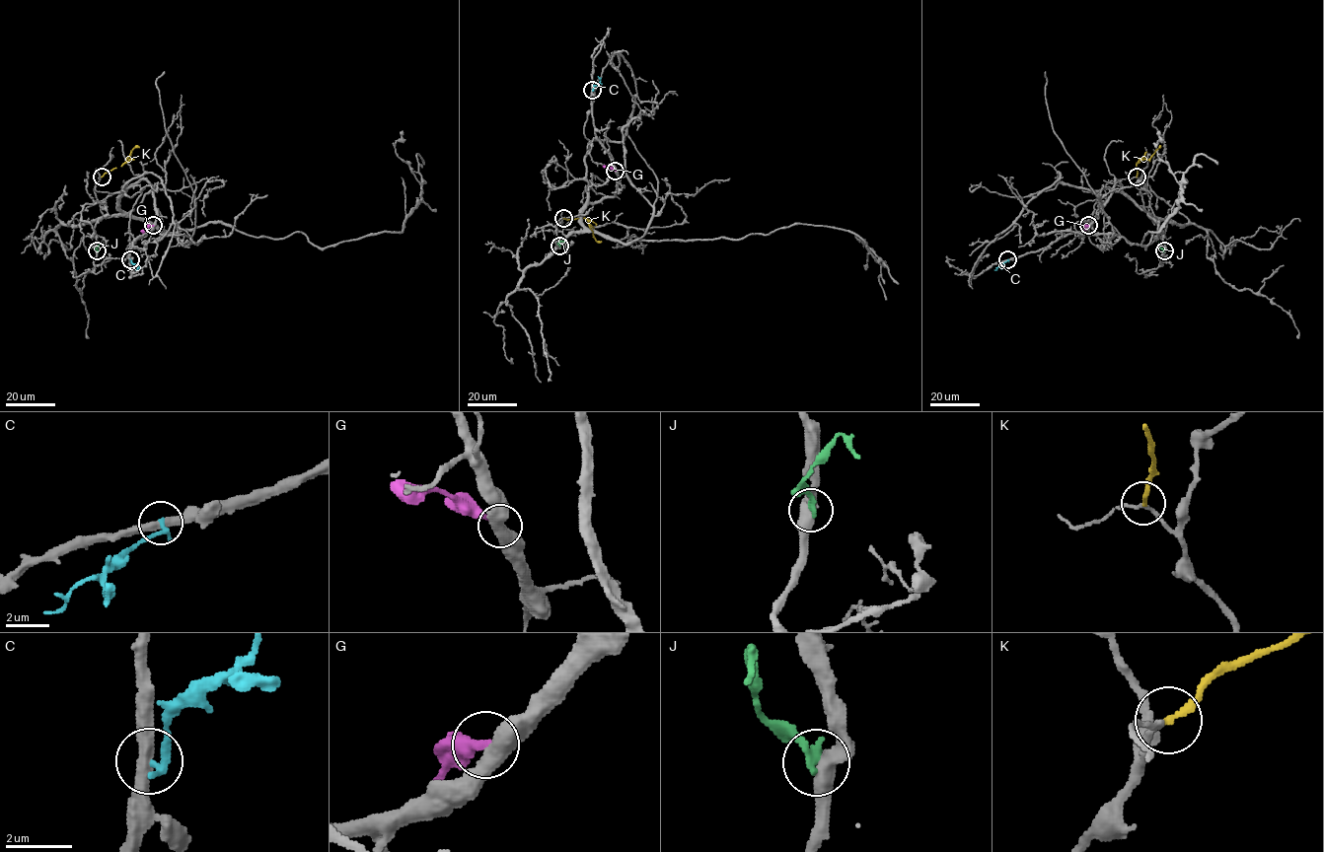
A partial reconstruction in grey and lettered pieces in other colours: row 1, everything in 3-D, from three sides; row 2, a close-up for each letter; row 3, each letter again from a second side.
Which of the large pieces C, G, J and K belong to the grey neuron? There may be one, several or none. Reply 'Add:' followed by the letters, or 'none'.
Add: K

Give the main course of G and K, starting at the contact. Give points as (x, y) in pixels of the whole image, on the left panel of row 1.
G: (153, 225), (140, 232)
K: (101, 177), (130, 159), (131, 150), (139, 147)

